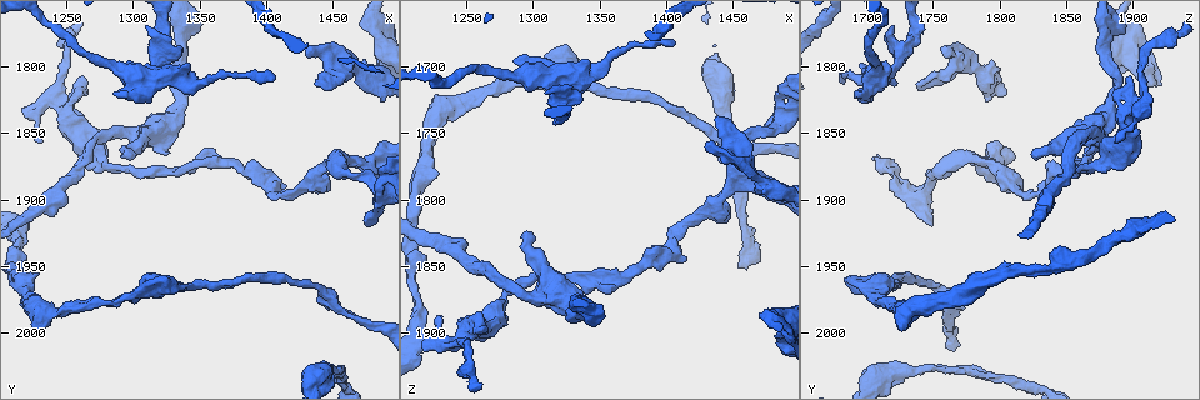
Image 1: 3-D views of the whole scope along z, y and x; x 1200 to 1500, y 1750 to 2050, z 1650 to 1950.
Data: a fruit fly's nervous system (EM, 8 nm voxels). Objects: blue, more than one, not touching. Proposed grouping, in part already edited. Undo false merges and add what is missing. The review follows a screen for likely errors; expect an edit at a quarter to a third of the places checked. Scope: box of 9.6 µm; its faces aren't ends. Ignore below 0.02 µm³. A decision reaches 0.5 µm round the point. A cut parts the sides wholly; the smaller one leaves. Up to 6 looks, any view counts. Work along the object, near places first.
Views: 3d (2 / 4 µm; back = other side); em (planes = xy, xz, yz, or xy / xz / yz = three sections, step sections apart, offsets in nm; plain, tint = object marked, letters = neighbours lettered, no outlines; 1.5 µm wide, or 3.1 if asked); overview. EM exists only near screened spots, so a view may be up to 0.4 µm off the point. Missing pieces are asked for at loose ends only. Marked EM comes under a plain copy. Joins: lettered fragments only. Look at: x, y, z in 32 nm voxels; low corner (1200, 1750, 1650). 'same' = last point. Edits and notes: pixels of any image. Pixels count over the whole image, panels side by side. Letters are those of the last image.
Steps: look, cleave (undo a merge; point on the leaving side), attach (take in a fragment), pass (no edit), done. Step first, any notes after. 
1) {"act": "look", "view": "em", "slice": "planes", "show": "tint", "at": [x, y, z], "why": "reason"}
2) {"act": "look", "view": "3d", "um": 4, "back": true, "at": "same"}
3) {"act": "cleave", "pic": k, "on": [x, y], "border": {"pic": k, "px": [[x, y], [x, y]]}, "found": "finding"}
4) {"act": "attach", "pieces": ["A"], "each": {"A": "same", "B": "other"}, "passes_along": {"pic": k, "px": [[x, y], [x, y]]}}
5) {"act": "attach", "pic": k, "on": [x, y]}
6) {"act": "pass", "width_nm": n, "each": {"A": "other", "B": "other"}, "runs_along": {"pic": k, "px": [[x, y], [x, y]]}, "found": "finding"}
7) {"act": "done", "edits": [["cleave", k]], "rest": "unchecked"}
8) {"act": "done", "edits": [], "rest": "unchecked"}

{"act": "look", "view": "em", "slice": "planes", "show": "letters", "at": [1242, 1824, 1910], "why": "looks like a crossing"}

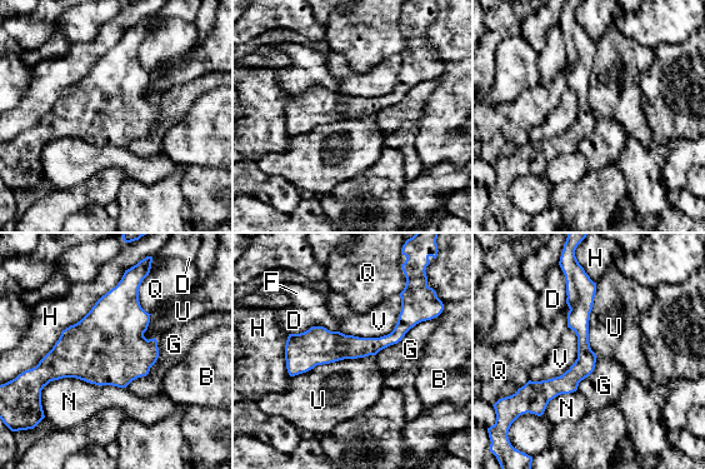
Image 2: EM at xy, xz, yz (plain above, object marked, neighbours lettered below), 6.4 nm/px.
{"act": "pass", "each": {"B": "other", "D": "other", "F": "other", "G": "other", "H": "other", "N": "other", "Q": "other", "U": "other", "V": "other"}, "border": {"pic": 2, "px": [[375, 354], [316, 364], [291, 377]]}, "found": "one cell here"}

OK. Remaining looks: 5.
{"act": "look", "view": "em", "slice": "planes", "show": "letters", "at": [1274, 1868, 1880], "why": "calibre changes"}

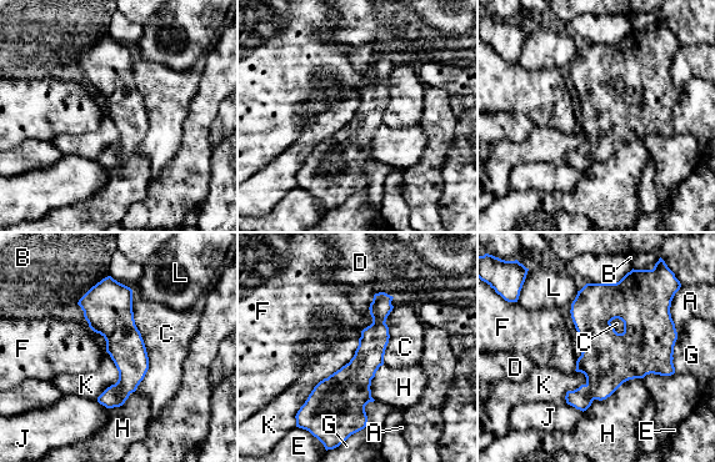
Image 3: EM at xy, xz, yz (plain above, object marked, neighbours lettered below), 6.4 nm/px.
{"act": "pass", "width_nm": 190, "each": {"A": "other", "B": "other", "C": "other", "D": "other", "E": "other", "F": "other", "G": "other", "H": "other", "J": "other", "K": "other", "L": "other"}, "runs_along": {"pic": 3, "px": [[381, 295], [350, 425]]}, "found": "all the same cell"}

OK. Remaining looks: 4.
{"act": "look", "view": "3d", "um": 4, "back": true, "at": [1474, 1918, 1750], "why": "an open end"}

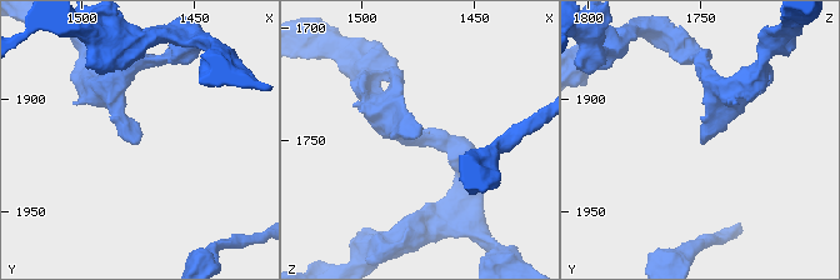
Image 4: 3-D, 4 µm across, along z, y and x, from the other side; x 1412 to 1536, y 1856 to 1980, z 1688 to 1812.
{"act": "look", "view": "em", "slice": "xz", "step": 4, "show": "tint", "at": [1473, 1918, 1749]}

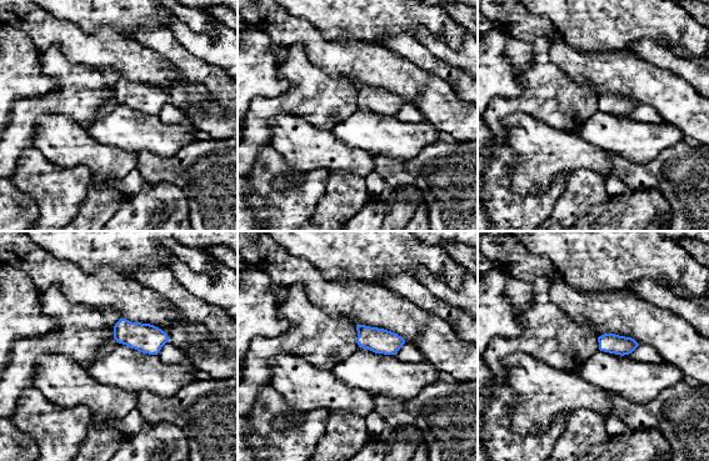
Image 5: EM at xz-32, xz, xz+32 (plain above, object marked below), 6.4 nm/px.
{"act": "look", "view": "em", "slice": "planes", "show": "letters", "at": "same", "why": "another direction"}

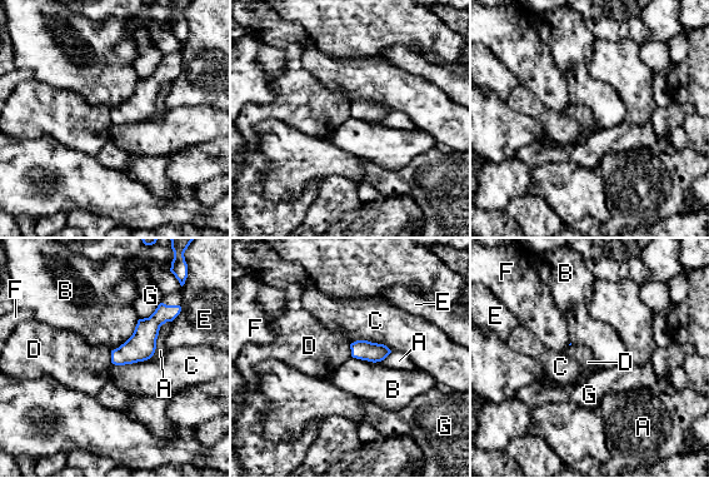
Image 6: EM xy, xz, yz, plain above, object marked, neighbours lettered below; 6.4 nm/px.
{"act": "pass", "longest_contact_nm": ["A", 280], "each": {"A": "other", "B": "other", "C": "other", "D": "other", "E": "other", "F": "other", "G": "other"}, "border": {"pic": 6, "px": [[110, 350], [110, 361], [113, 363]]}, "found": "no lettered fragment goes on from it"}

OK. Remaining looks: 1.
{"act": "done", "edits": [], "rest": "unchecked"}

